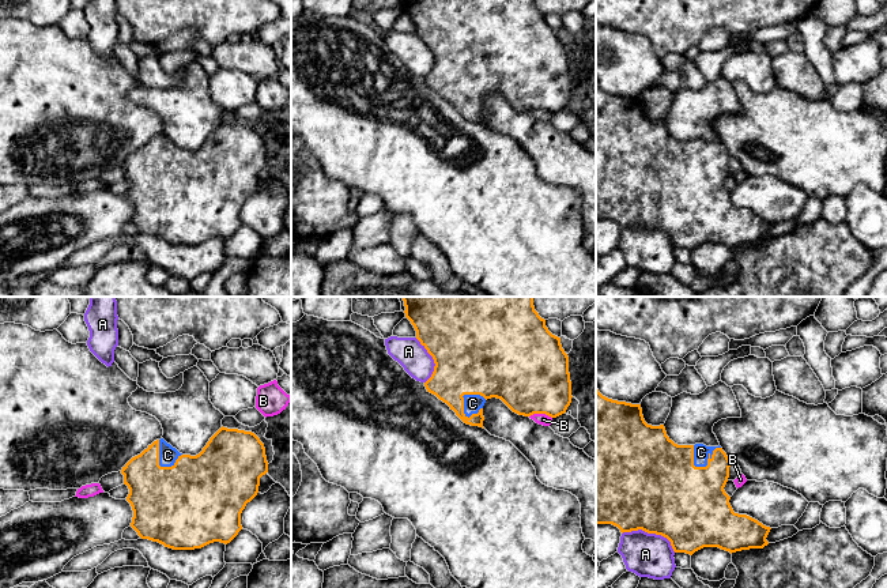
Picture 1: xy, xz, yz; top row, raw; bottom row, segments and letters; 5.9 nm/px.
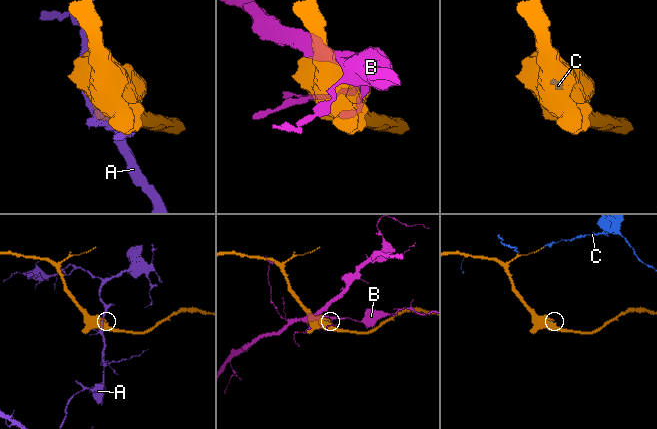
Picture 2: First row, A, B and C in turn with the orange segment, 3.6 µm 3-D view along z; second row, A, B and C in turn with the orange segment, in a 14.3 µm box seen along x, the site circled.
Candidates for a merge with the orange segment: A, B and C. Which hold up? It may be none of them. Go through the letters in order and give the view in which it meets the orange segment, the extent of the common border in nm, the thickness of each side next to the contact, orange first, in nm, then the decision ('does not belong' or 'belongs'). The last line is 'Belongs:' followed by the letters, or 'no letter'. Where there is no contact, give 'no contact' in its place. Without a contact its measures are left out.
A: contact in yz; length 340 nm; calibres 500 and 260 nm; does not belong
B: contact in xz; length 140 nm; calibres 460 and 70 nm; does not belong
C: contact in yz; length 200 nm; calibres 400 and 100 nm; belongs
Belongs: C

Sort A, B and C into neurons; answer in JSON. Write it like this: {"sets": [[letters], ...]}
{"sets": [["A"], ["B"], ["C"]]}

